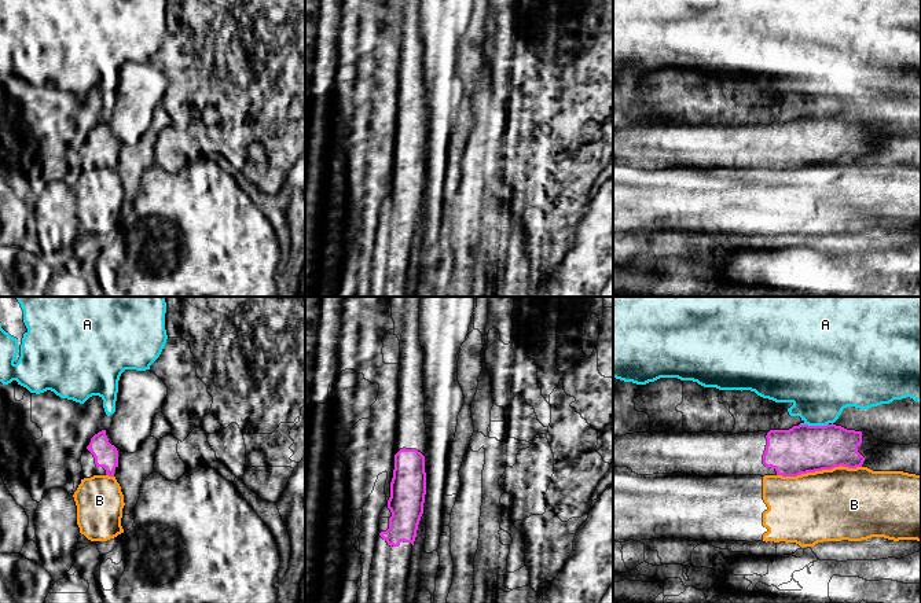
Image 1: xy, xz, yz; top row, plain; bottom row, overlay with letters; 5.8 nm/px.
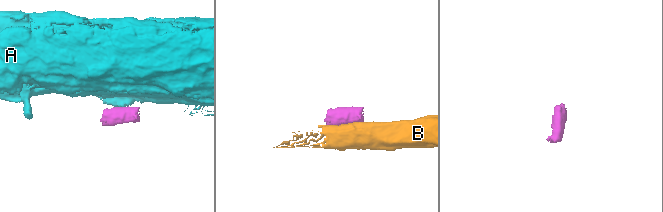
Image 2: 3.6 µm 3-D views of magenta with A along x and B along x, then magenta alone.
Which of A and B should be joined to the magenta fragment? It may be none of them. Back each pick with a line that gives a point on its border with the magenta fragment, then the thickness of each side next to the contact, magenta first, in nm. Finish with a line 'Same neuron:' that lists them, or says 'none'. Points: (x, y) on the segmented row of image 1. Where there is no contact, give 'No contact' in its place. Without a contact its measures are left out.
Same neuron: none

